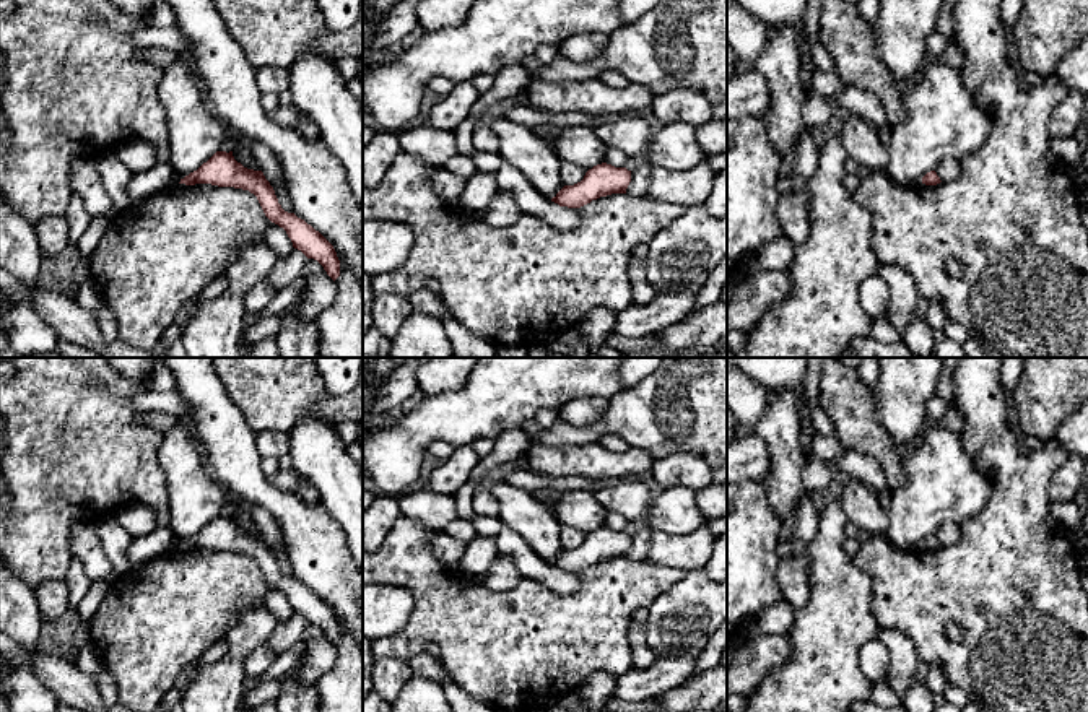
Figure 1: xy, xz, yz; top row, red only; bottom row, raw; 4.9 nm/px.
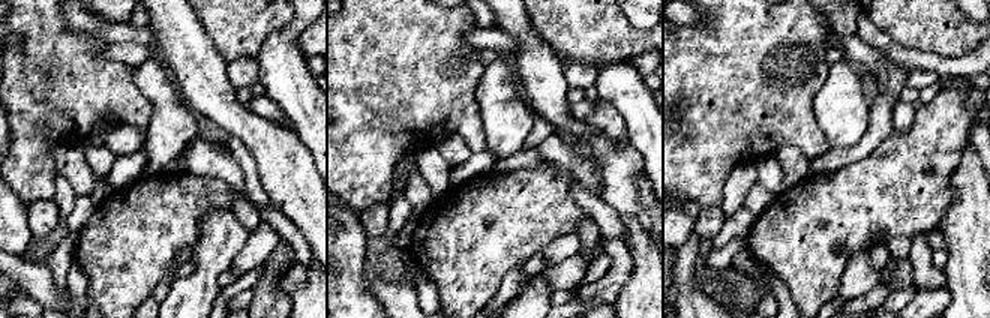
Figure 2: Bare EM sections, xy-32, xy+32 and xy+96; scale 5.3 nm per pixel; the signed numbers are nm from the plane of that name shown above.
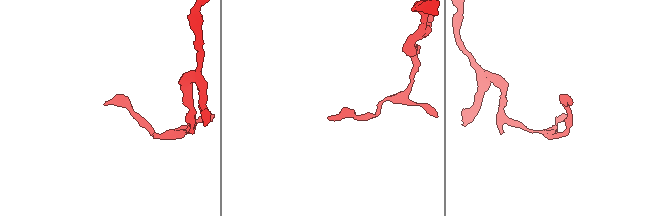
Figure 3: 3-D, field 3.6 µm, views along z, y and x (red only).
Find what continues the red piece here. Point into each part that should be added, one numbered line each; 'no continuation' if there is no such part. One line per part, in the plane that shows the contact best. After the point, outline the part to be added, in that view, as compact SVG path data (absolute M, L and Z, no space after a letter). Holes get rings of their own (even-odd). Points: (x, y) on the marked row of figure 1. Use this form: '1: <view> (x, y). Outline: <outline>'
no continuation

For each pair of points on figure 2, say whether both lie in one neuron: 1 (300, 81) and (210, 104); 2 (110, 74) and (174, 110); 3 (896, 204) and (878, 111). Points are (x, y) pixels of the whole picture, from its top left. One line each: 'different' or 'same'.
1: different
2: different
3: different

